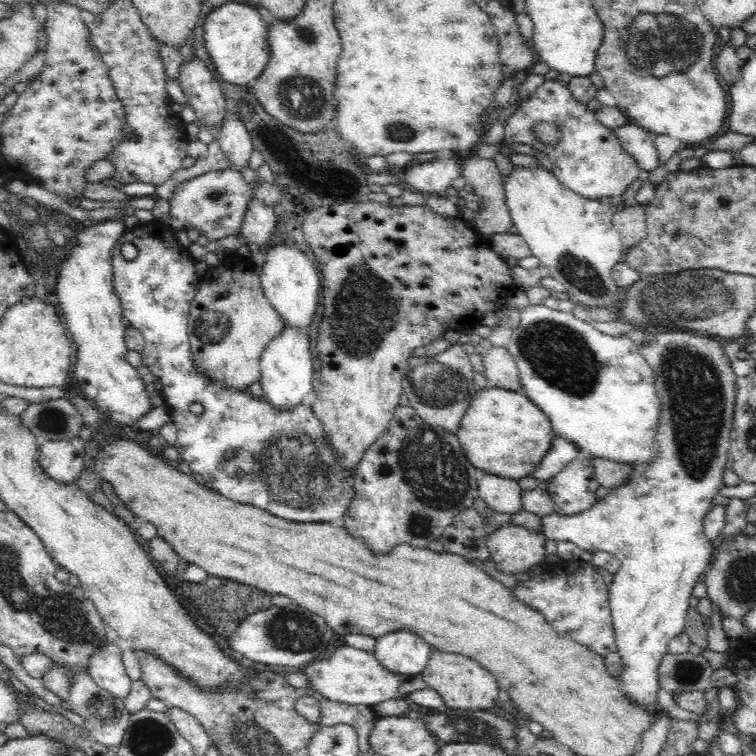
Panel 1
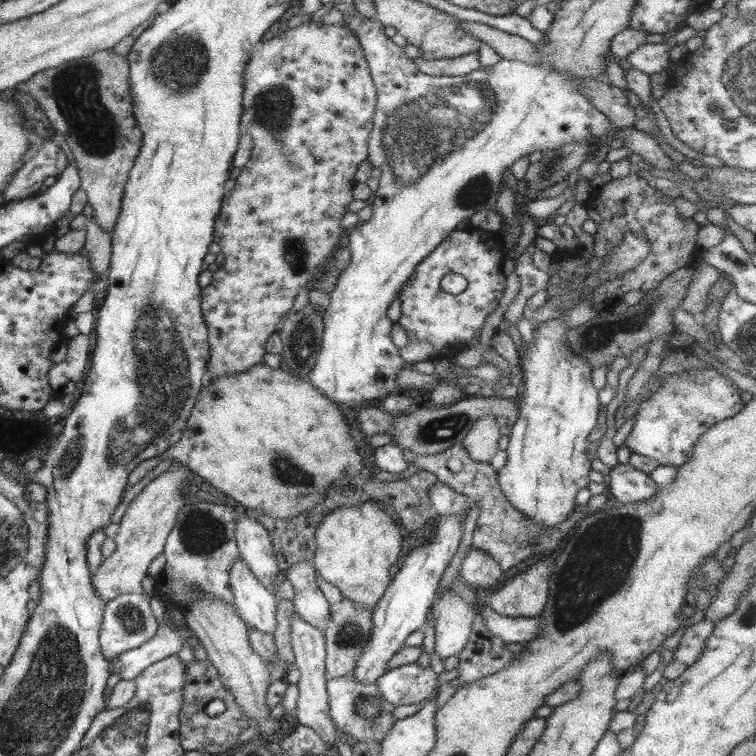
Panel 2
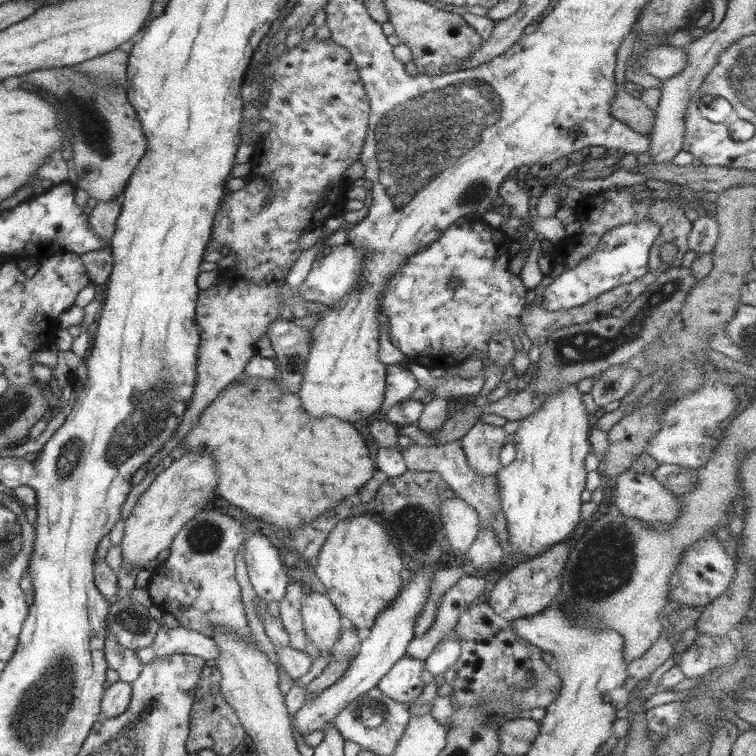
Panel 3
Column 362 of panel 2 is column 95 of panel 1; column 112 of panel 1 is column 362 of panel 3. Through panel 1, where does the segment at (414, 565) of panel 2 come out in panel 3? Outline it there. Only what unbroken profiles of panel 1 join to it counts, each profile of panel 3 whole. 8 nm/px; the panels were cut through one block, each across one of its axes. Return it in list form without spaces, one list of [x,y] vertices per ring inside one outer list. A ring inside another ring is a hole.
[[[429,565],[430,568],[427,571],[416,573],[408,584],[406,582],[400,590],[400,595],[396,597],[396,601],[392,601],[392,605],[376,617],[373,627],[370,628],[370,636],[359,643],[357,656],[350,662],[345,675],[313,699],[305,701],[304,706],[296,712],[294,729],[298,729],[300,736],[304,737],[306,734],[320,731],[324,723],[332,721],[339,712],[348,708],[353,700],[376,688],[382,677],[386,676],[394,664],[406,655],[410,641],[415,638],[416,618],[422,614],[422,608],[428,602],[428,594],[432,588],[431,578],[436,572],[432,565]]]

